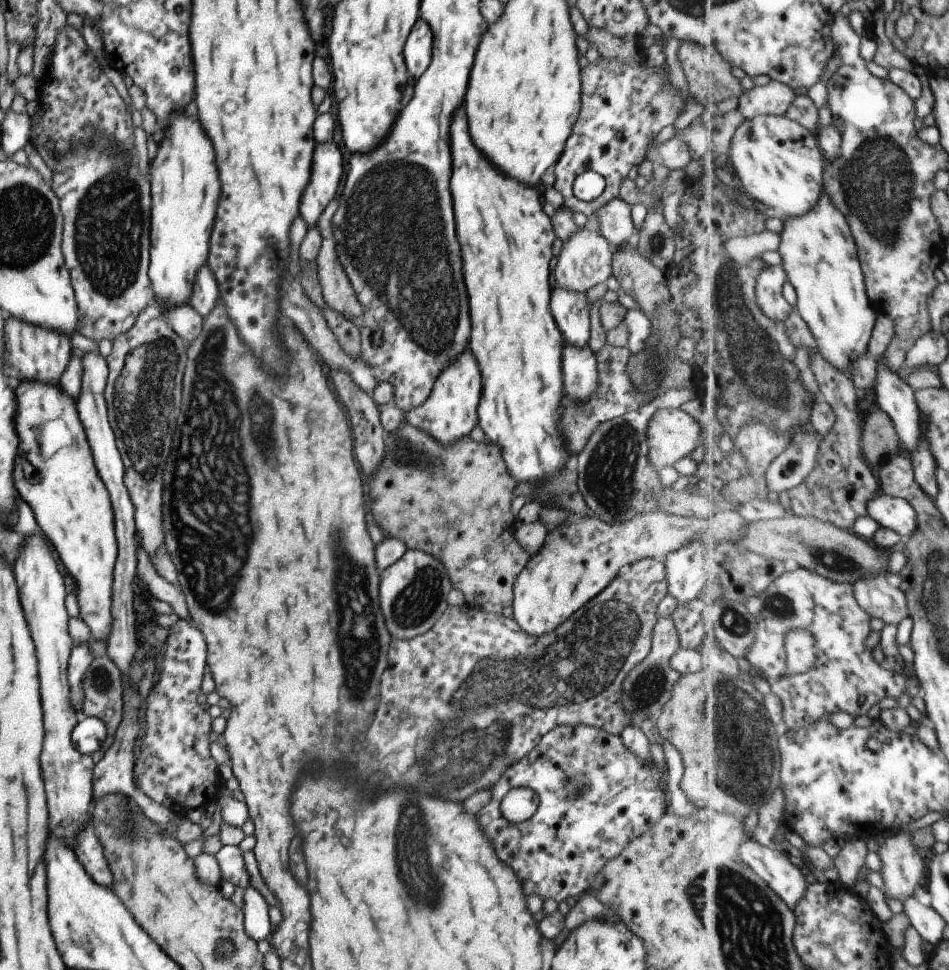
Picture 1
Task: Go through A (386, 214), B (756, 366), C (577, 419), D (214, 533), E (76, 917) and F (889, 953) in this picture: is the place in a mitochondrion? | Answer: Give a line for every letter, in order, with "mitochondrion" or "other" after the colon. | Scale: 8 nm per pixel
A: mitochondrion
B: mitochondrion
C: mitochondrion
D: mitochondrion
E: other
F: other

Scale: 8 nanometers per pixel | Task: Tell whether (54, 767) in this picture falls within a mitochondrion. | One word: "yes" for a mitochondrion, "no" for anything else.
yes

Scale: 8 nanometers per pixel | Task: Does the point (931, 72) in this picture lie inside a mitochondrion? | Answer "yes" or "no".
no

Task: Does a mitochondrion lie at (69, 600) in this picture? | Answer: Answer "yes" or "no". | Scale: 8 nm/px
no

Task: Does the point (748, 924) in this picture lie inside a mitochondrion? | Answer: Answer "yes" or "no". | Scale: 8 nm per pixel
yes

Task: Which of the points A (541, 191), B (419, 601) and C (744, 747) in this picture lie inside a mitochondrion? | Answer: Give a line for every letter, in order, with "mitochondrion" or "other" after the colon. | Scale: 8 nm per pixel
A: other
B: mitochondrion
C: mitochondrion

